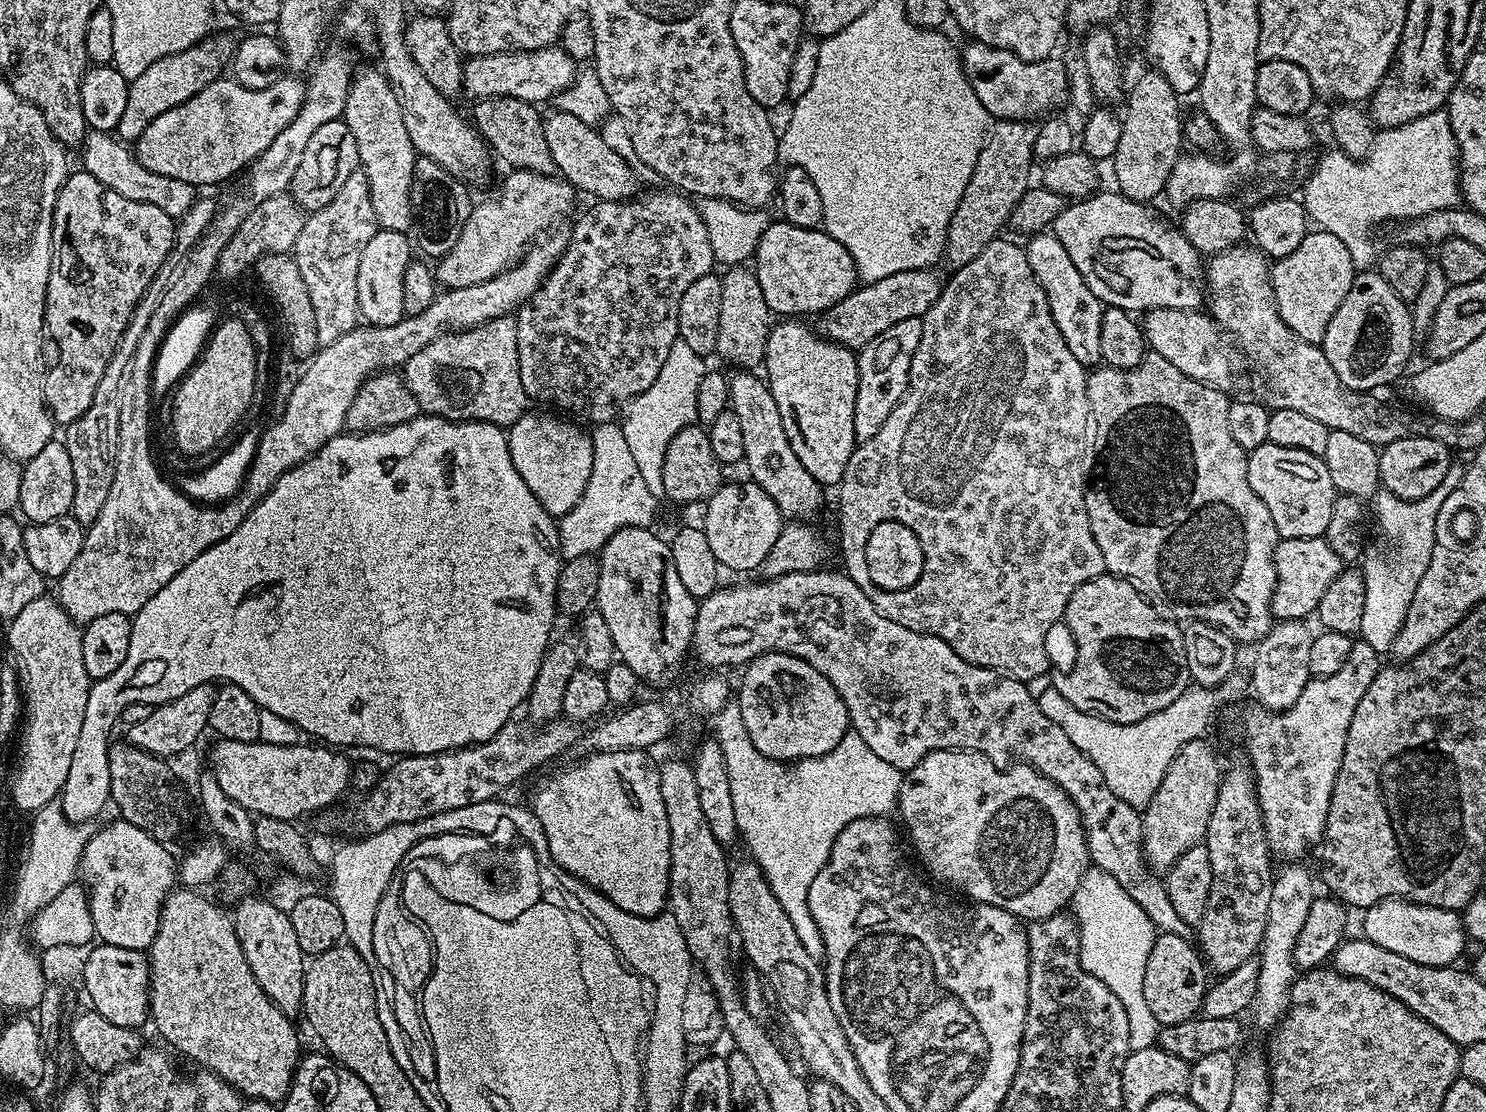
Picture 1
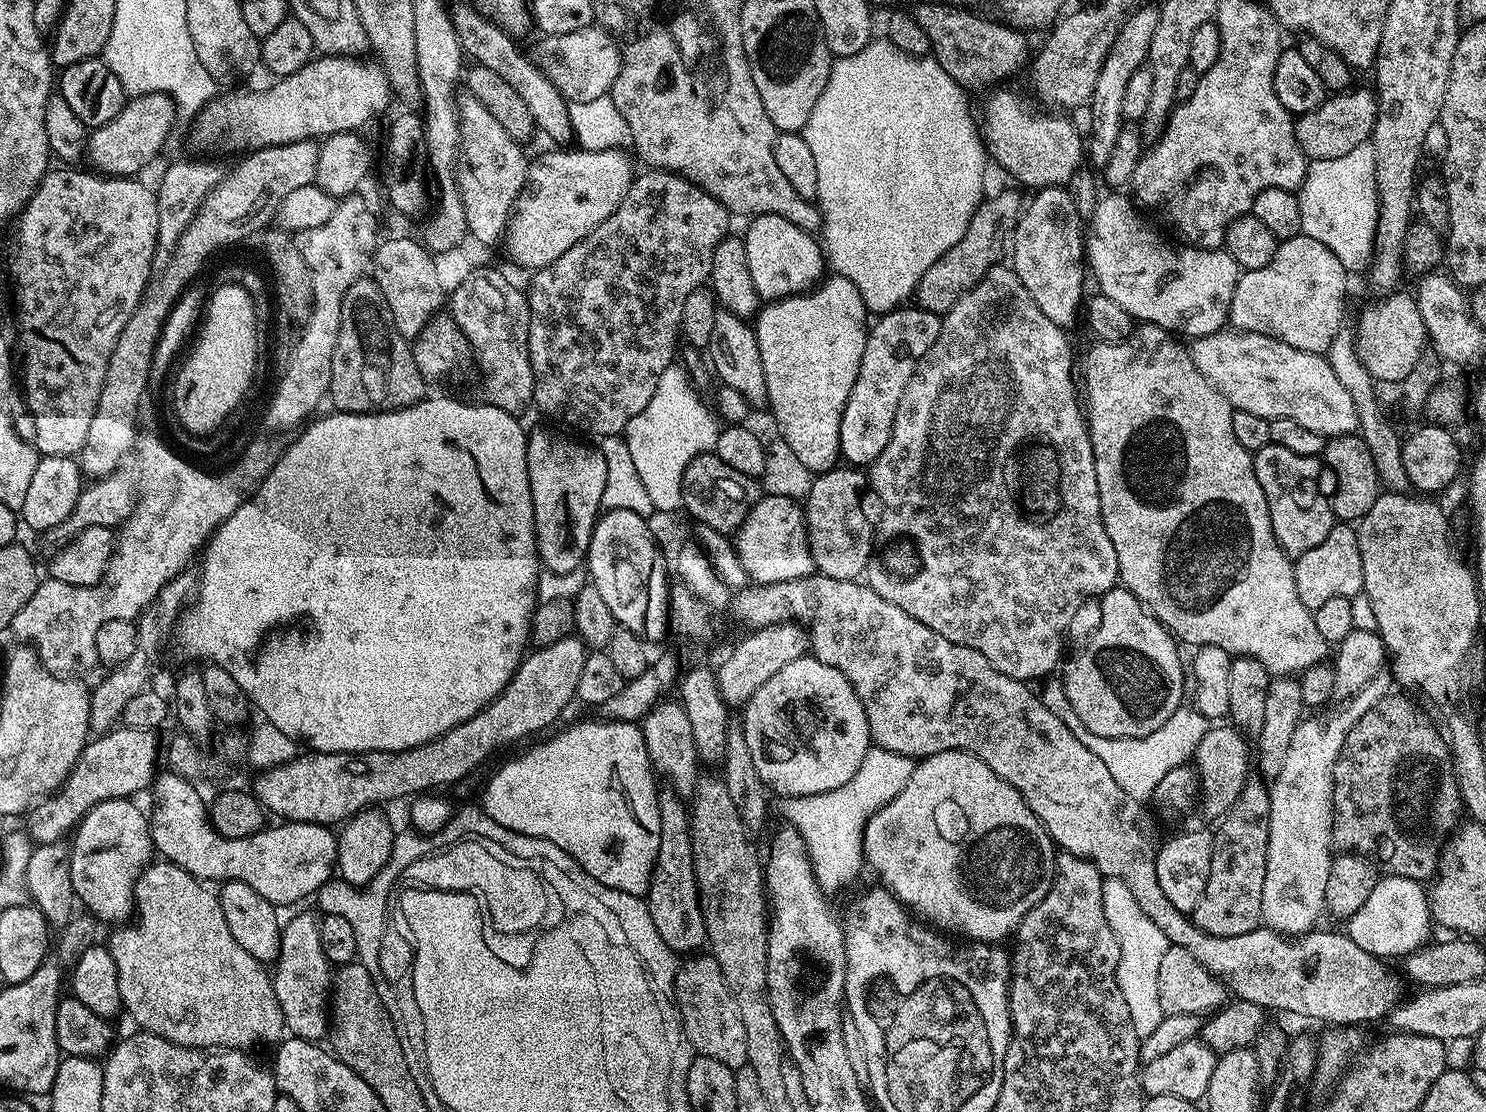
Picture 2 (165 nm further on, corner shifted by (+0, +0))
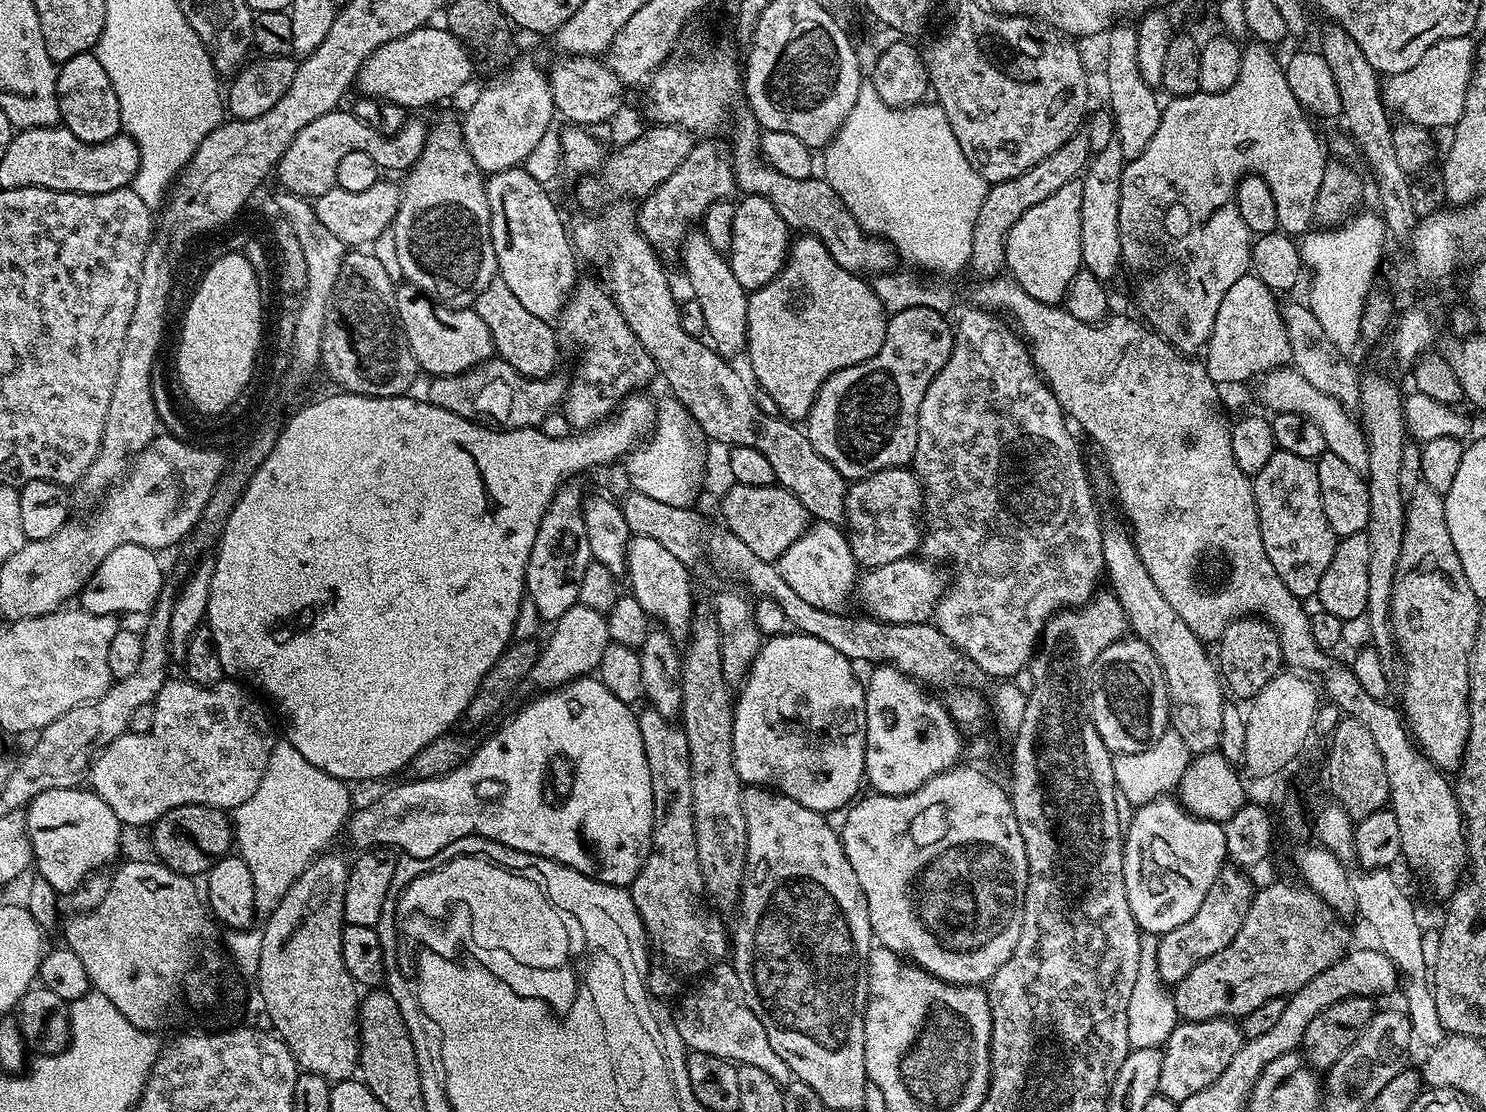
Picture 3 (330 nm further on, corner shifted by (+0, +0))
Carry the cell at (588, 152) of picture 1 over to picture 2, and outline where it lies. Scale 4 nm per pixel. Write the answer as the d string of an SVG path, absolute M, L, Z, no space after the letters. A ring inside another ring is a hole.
M452 4L450 13L452 15L452 25L458 34L458 42L461 49L467 55L469 52L473 56L471 59L475 63L502 74L502 78L506 78L506 82L510 82L510 86L514 86L514 90L518 90L518 94L522 94L526 106L530 106L532 123L539 131L541 128L552 140L569 139L573 135L571 120L568 114L569 102L552 85L552 80L548 77L547 71L540 69L539 72L520 53L519 46L494 21L487 20L478 9L471 8L468 4Z

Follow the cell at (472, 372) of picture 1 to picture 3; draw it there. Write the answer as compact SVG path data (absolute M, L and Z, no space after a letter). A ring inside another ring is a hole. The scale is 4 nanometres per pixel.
M499 278L492 280L490 286L486 286L486 290L482 290L482 294L478 294L474 310L482 318L482 322L486 322L486 326L492 335L492 347L498 353L499 359L510 362L510 366L514 366L514 370L518 370L523 376L533 376L539 380L553 375L557 371L557 329L549 321L534 318L534 314L530 314L530 310L526 310L526 306L522 306L522 302L518 302L518 298L514 298L510 286L506 286L503 280Z

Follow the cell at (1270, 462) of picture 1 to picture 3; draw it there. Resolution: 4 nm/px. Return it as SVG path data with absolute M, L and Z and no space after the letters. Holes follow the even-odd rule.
M1277 450L1253 479L1252 489L1258 510L1258 526L1262 530L1262 546L1266 546L1266 554L1274 570L1278 570L1278 578L1286 582L1295 596L1315 597L1316 588L1326 566L1330 566L1330 558L1338 543L1324 513L1315 463L1298 458L1298 454Z

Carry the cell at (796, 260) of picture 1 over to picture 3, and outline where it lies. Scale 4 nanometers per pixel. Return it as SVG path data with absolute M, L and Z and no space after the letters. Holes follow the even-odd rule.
M741 195L735 201L734 222L732 223L732 244L727 248L728 265L738 278L738 286L751 294L771 280L784 268L790 251L790 229L788 224L774 210L774 206L761 196Z

